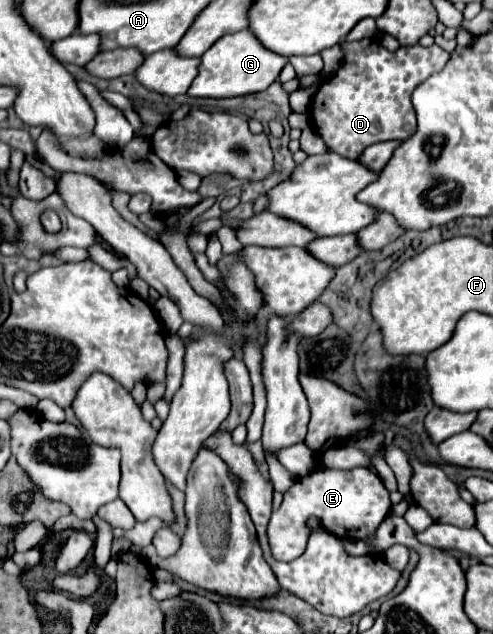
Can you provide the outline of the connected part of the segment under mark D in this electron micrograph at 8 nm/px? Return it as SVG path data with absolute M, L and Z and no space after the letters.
M361 39L355 43L343 41L341 45L345 47L343 65L333 77L329 77L327 81L319 85L319 89L315 91L311 99L311 107L309 107L313 125L317 127L317 133L325 141L327 149L343 157L357 159L363 155L365 147L373 143L391 141L391 139L399 139L399 141L409 139L409 135L413 135L413 131L417 129L417 119L415 119L415 111L411 105L411 93L431 73L441 71L441 67L445 67L445 63L449 61L449 53L437 45L431 45L431 47L411 45L411 47L399 47L397 51L387 51L373 39Z

